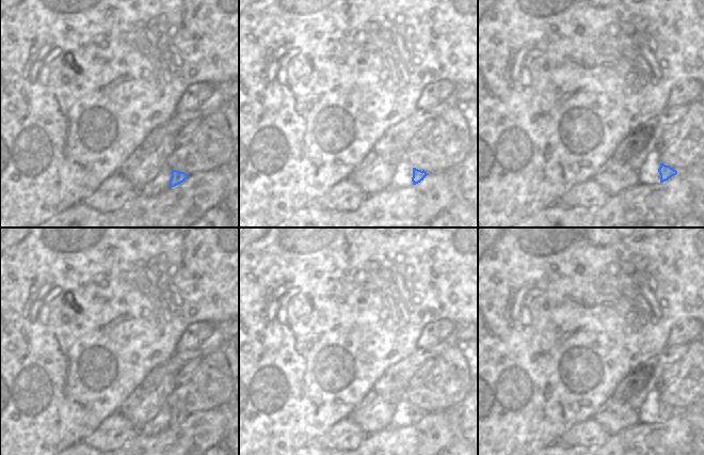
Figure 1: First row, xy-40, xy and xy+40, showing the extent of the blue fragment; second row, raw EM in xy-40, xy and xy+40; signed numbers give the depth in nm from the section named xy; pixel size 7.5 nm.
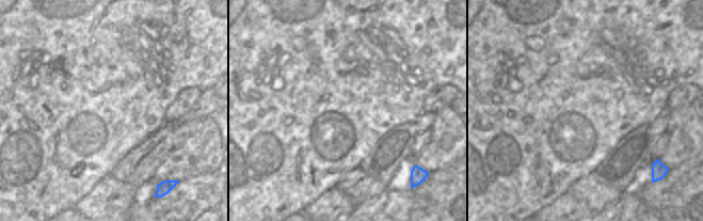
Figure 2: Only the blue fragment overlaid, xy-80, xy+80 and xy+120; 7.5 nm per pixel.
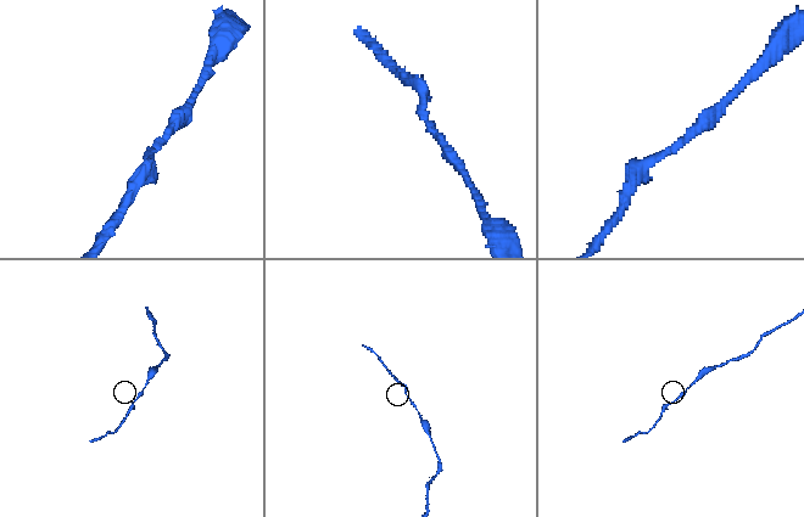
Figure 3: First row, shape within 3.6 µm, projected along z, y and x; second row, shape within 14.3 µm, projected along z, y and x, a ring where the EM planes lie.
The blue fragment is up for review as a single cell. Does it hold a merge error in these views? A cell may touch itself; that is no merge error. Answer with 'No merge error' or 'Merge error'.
No merge error

